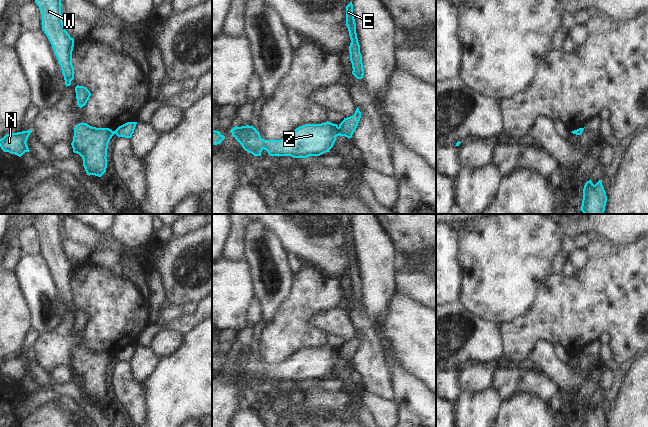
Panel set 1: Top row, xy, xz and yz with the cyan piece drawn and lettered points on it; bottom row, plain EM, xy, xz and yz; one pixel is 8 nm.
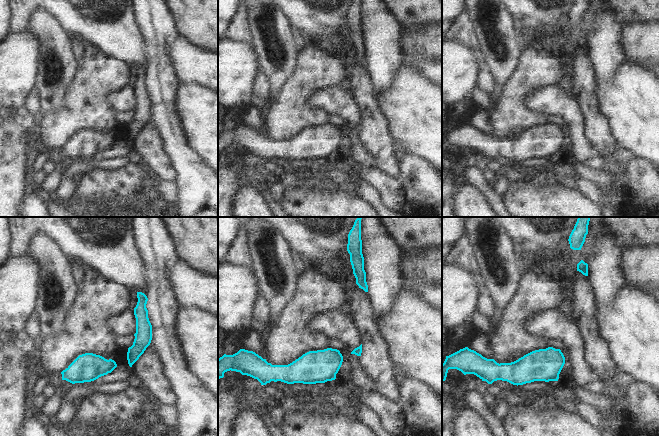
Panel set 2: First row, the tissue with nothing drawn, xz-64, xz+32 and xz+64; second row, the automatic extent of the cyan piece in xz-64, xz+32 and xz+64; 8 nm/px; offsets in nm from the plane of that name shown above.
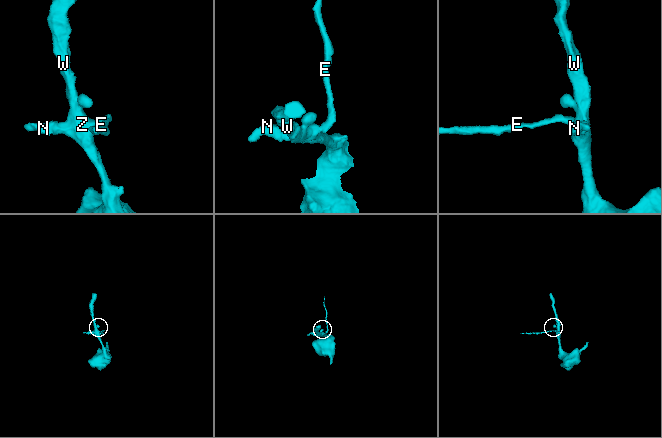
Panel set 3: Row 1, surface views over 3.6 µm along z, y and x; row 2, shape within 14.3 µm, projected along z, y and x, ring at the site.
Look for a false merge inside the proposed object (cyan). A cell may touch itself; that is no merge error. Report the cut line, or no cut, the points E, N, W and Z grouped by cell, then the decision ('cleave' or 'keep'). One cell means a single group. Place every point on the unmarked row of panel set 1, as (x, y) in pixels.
cut xz (337, 351), (339, 358); groups E / N W Z; cleave

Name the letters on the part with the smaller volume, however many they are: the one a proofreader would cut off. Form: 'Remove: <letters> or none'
Remove: E

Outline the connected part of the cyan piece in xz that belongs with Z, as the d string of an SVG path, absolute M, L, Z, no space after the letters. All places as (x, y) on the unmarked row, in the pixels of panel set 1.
M331 346L321 348L305 348L299 350L288 360L281 364L264 364L253 350L235 350L230 354L232 360L242 369L243 373L254 380L261 380L262 374L266 374L270 380L291 380L293 382L307 382L320 380L333 371L336 361L339 360L338 349Z

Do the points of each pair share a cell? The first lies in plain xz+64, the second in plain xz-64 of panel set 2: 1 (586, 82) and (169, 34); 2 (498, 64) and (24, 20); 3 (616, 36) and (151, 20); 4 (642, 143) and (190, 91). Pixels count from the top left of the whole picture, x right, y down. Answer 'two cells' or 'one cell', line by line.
1: two cells
2: two cells
3: one cell
4: one cell

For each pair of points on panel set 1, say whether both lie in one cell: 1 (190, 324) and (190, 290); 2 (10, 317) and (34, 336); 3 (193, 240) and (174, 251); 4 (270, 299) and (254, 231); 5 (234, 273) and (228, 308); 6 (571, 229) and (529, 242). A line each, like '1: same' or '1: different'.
1: different
2: different
3: same
4: same
5: same
6: different

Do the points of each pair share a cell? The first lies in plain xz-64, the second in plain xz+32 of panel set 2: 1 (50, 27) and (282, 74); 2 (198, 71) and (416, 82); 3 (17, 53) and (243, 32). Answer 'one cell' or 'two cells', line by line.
1: one cell
2: two cells
3: two cells

